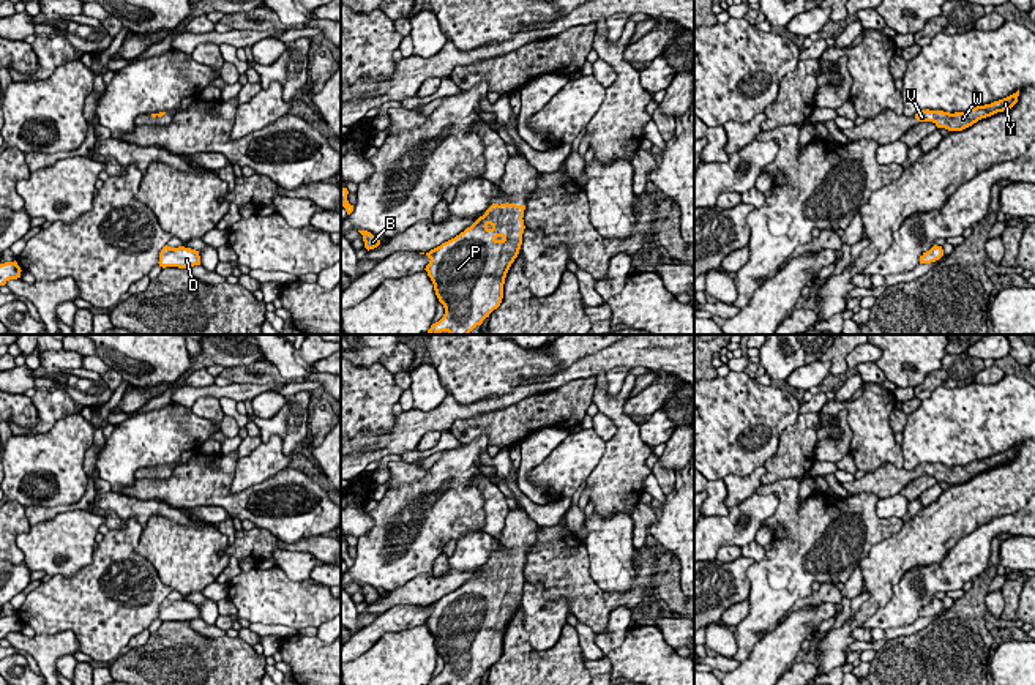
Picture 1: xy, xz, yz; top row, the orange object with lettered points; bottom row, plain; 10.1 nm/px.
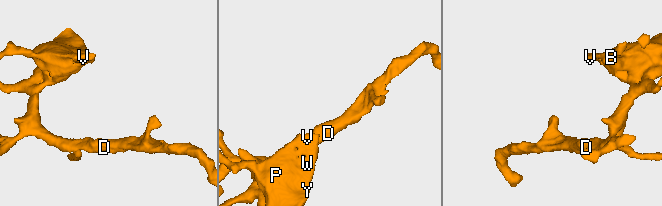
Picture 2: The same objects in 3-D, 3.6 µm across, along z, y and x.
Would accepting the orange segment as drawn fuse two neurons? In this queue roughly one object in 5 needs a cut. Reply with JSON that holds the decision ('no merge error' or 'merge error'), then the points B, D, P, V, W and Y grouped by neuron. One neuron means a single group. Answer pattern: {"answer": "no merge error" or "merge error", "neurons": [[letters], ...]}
{"answer": "no merge error", "neurons": [["B", "D", "P", "V", "W", "Y"]]}

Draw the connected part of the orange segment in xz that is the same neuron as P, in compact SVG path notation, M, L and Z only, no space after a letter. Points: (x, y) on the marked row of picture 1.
M492 204L454 238L426 253L435 295L445 308L429 335L469 335L497 309L506 273L519 254L525 205Z

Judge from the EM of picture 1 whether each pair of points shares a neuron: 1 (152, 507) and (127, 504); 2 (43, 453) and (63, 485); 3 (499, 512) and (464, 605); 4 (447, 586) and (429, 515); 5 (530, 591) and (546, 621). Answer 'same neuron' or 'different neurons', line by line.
1: same neuron
2: same neuron
3: different neurons
4: different neurons
5: same neuron

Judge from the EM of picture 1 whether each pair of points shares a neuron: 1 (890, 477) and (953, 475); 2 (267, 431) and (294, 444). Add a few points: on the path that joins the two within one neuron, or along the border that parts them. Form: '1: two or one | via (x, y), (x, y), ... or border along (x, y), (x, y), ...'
1: one | via (906, 475), (917, 471), (937, 471)
2: one | via (273, 431), (281, 431), (287, 437)

